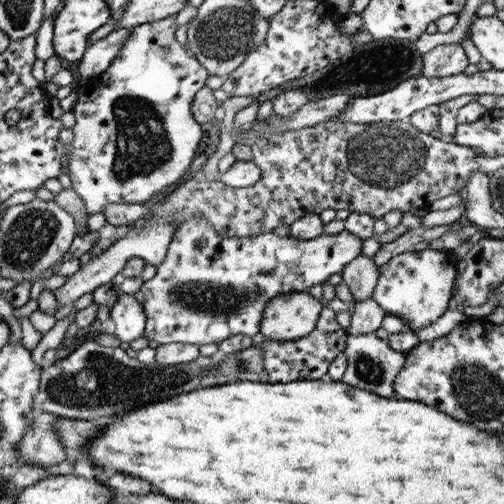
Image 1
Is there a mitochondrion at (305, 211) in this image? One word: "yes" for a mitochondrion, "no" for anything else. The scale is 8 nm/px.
no

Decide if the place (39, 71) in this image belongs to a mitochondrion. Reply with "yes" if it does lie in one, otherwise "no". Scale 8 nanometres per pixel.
no

